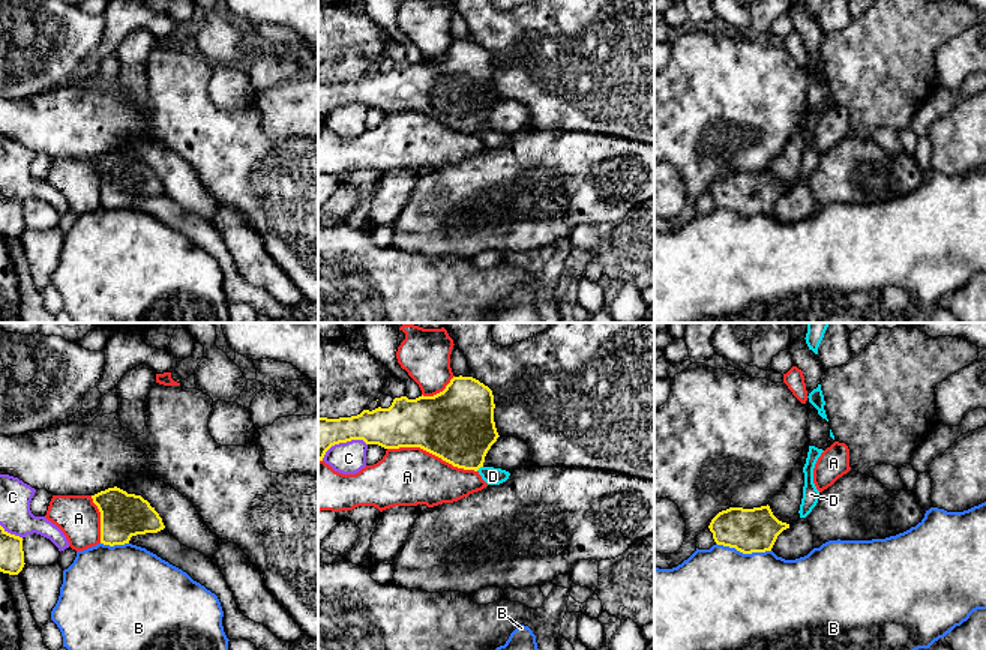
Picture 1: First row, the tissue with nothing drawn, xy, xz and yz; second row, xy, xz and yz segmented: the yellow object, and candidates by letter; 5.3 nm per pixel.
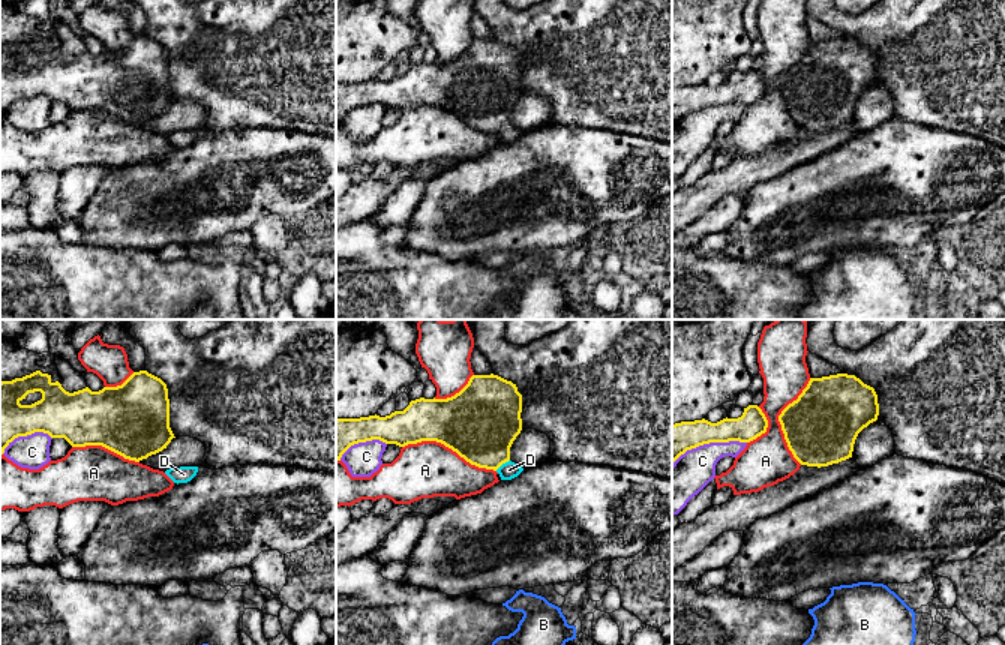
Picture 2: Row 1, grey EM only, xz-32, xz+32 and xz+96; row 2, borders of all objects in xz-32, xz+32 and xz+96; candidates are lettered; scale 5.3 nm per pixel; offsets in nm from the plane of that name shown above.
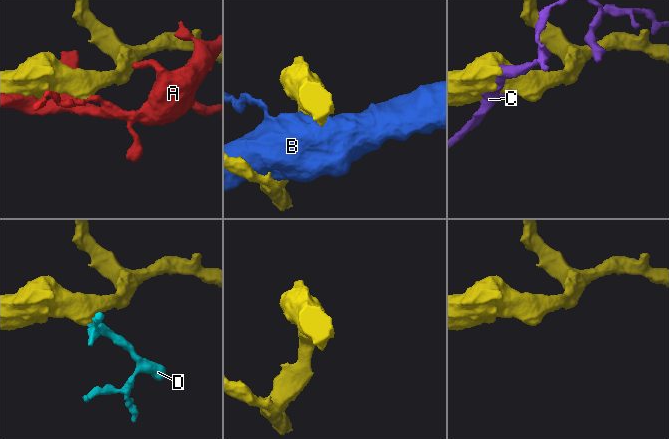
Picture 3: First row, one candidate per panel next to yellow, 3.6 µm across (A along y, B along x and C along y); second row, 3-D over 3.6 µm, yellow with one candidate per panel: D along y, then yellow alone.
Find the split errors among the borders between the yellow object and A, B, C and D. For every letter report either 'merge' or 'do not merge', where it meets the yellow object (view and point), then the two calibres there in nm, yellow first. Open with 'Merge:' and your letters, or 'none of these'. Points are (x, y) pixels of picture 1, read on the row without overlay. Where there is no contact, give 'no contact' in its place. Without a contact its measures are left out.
Merge: D
A: do not merge; meets yellow in xz at (432, 117); 400 nm thick on the yellow side, 320 nm on the other
B: do not merge; meets yellow in yz at (743, 216); 240 nm thick on the yellow side, 500 nm on the other
C: do not merge; meets yellow in xz at (342, 105); 200 nm thick on the yellow side, 180 nm on the other
D: merge; meets yellow in xz at (479, 131); 380 nm thick on the yellow side, 100 nm on the other

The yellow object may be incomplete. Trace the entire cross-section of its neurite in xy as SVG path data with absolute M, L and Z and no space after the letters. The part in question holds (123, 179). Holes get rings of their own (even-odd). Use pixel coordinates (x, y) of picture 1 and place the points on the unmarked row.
M114 150L92 159L101 176L101 207L125 209L132 200L165 192L162 182L141 159Z

